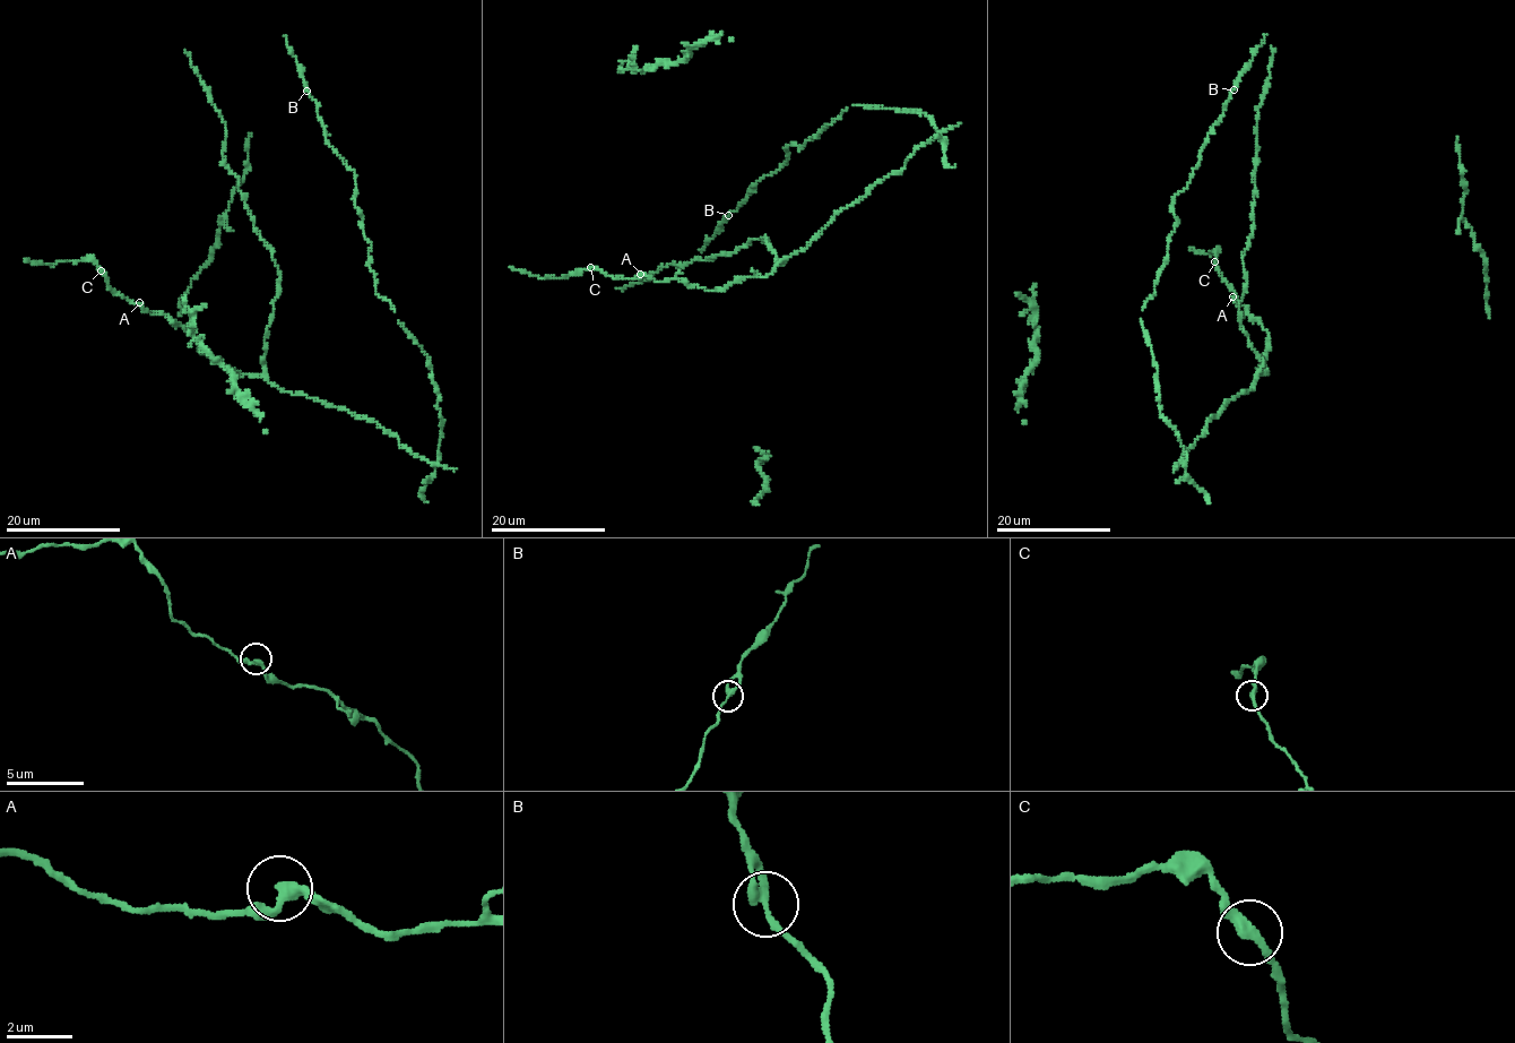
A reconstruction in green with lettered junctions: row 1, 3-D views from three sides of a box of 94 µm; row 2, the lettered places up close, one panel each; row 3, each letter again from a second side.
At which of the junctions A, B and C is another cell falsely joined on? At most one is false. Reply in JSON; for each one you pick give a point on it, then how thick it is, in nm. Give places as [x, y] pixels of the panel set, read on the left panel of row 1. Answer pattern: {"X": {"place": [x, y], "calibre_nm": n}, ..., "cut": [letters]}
{"cut": []}

